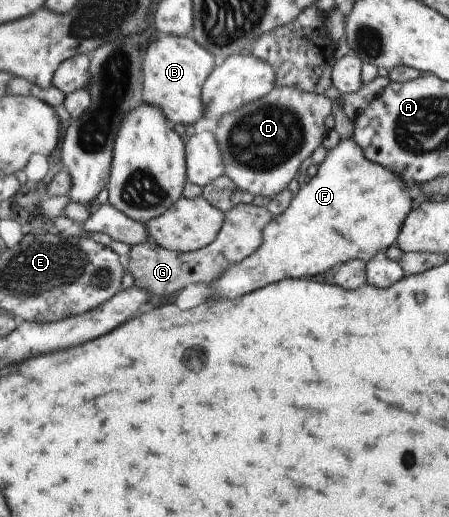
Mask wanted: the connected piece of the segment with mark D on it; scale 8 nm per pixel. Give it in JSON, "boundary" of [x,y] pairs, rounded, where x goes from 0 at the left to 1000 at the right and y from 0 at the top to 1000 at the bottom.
{"boundary":[[[608,168],[581,190],[492,226],[474,263],[494,302],[497,338],[539,373],[610,381],[664,335],[668,315],[715,282],[735,199],[722,182]]]}

